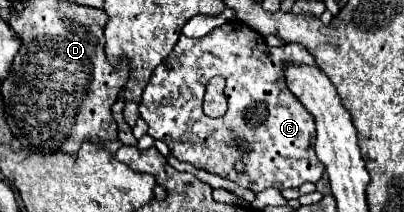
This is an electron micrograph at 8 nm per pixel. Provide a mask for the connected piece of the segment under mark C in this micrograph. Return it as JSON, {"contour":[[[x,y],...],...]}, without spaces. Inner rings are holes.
{"contour":[[[230,20],[202,38],[180,36],[172,56],[156,68],[150,84],[144,88],[140,102],[140,116],[148,124],[148,134],[156,140],[164,140],[174,158],[188,162],[196,168],[202,168],[210,174],[218,174],[226,180],[236,182],[238,186],[250,188],[252,192],[262,192],[266,188],[298,188],[306,182],[318,182],[322,178],[324,166],[320,164],[314,152],[316,124],[312,114],[304,104],[290,92],[284,72],[286,64],[306,64],[314,66],[314,58],[300,44],[284,44],[270,48],[264,44],[264,36],[252,30],[240,20]],[[222,76],[226,80],[224,96],[228,100],[228,110],[222,118],[208,118],[202,112],[202,98],[210,78]],[[236,162],[244,164],[244,172],[236,172]]]}

